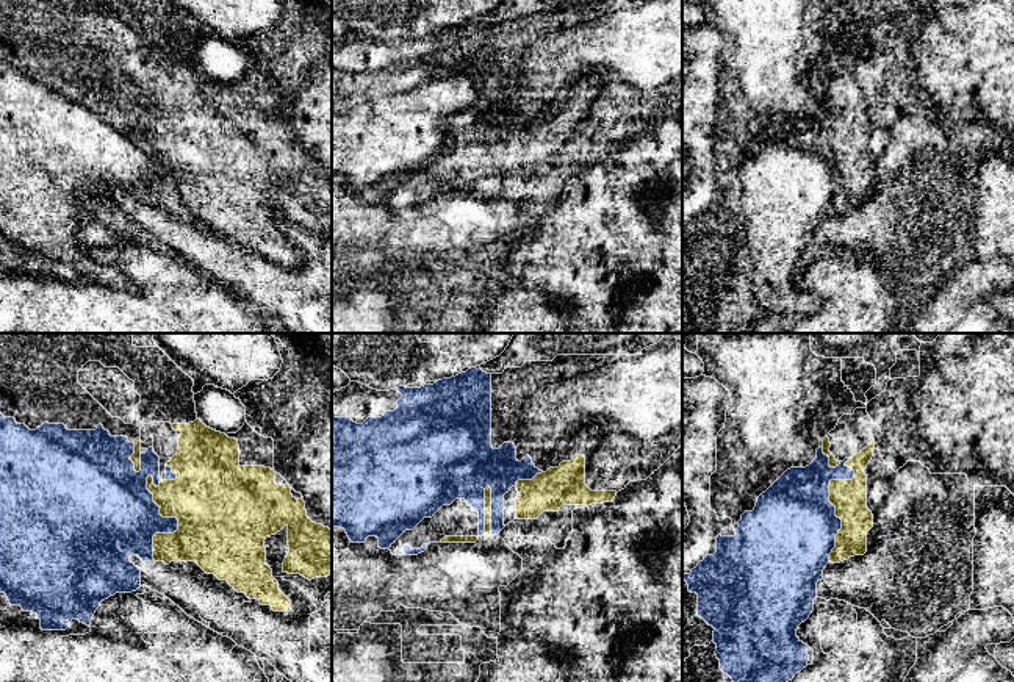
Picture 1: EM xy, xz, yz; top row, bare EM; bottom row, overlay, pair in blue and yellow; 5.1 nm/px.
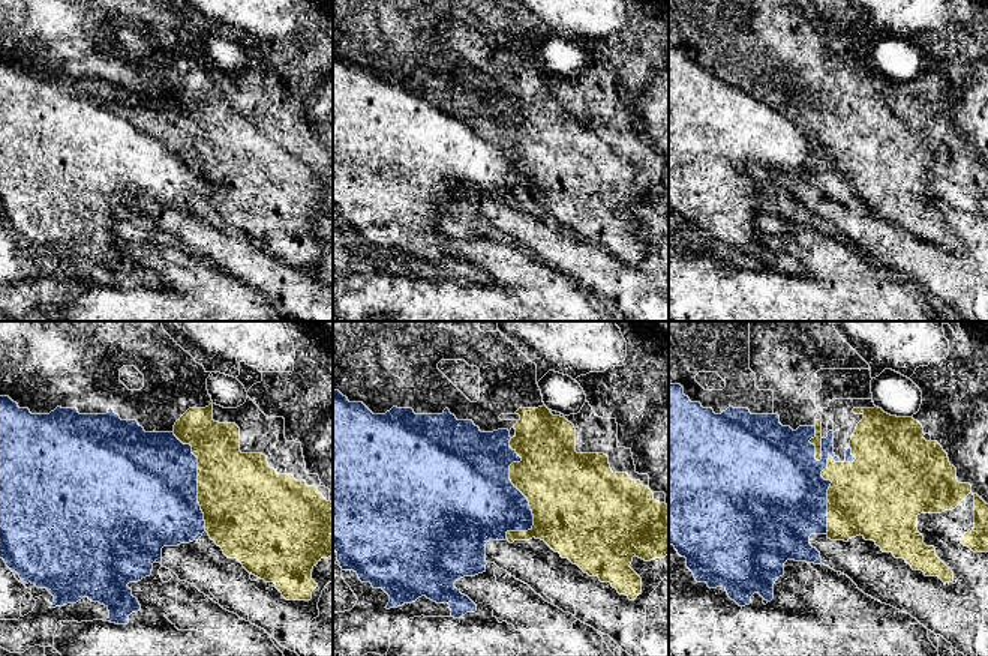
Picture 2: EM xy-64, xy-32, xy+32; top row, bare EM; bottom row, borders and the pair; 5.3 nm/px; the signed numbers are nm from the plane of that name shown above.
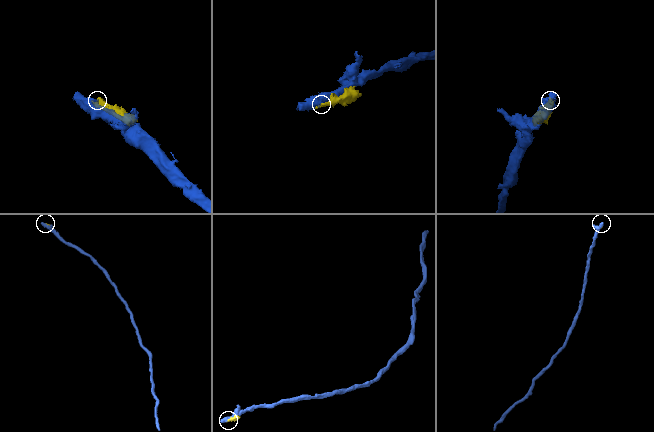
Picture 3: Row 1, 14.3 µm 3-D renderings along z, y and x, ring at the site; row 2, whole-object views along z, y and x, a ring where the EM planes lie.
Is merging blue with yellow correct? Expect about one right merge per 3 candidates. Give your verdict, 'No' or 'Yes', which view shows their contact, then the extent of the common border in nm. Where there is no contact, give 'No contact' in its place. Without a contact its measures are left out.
No. Touches blue in xy. Shared border 440 nm

